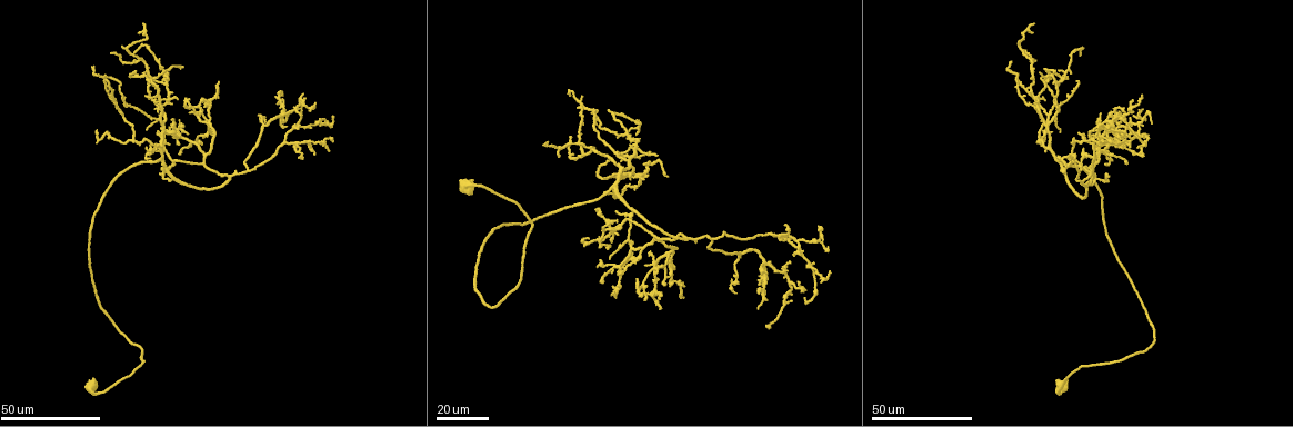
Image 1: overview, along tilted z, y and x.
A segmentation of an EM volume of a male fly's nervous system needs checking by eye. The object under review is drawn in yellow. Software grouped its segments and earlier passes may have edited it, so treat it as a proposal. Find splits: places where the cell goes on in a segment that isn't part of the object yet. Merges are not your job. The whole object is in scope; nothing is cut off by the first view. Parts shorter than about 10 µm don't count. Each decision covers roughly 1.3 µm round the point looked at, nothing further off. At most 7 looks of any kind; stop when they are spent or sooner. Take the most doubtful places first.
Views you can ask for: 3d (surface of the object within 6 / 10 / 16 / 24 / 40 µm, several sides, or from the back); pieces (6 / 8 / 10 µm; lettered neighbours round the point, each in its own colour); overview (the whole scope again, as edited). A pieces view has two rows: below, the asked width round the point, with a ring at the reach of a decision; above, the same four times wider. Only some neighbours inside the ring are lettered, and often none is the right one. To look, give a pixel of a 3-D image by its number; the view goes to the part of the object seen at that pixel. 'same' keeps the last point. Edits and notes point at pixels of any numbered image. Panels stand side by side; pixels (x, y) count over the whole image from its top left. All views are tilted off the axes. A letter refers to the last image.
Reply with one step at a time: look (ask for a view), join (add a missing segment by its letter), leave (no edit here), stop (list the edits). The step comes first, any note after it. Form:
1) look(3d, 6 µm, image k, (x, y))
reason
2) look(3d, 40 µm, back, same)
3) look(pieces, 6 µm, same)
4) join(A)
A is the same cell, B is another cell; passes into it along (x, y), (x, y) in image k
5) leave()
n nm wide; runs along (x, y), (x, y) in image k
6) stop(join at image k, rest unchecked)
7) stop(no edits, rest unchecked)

look(3d, 40 µm, image 1, (1089, 181))

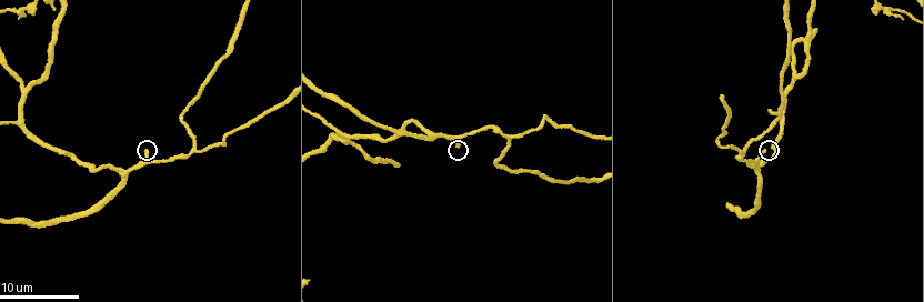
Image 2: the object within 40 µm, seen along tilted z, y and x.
look(pieces, 10 µm, image 2, (764, 152))
what lies round it

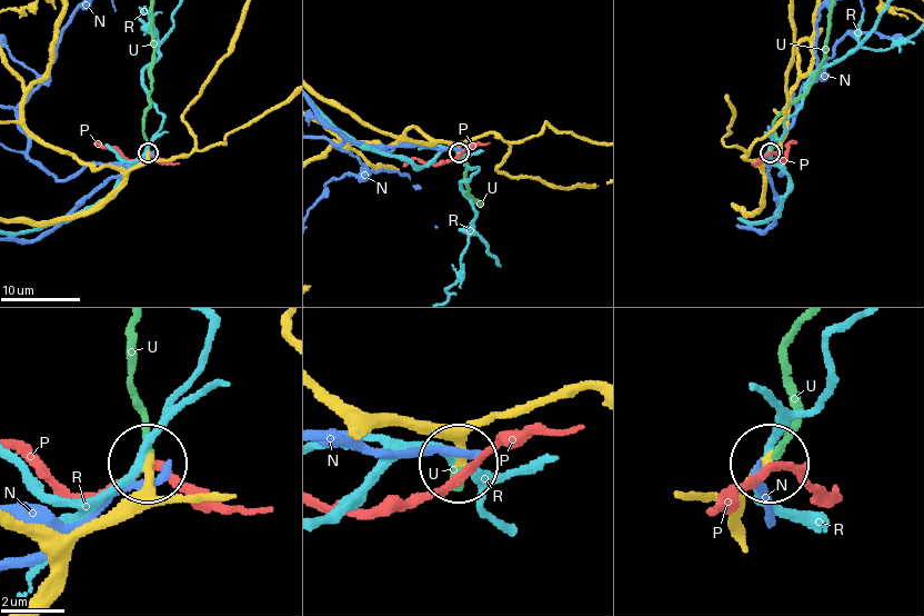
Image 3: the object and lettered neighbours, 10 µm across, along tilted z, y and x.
join(U)
U is the same cell, N, P and R are other cells; passes into it along (132, 169), (148, 148), (143, 122), (152, 80), (150, 30) in image 3; it goes on there

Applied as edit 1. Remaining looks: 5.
look(overview)

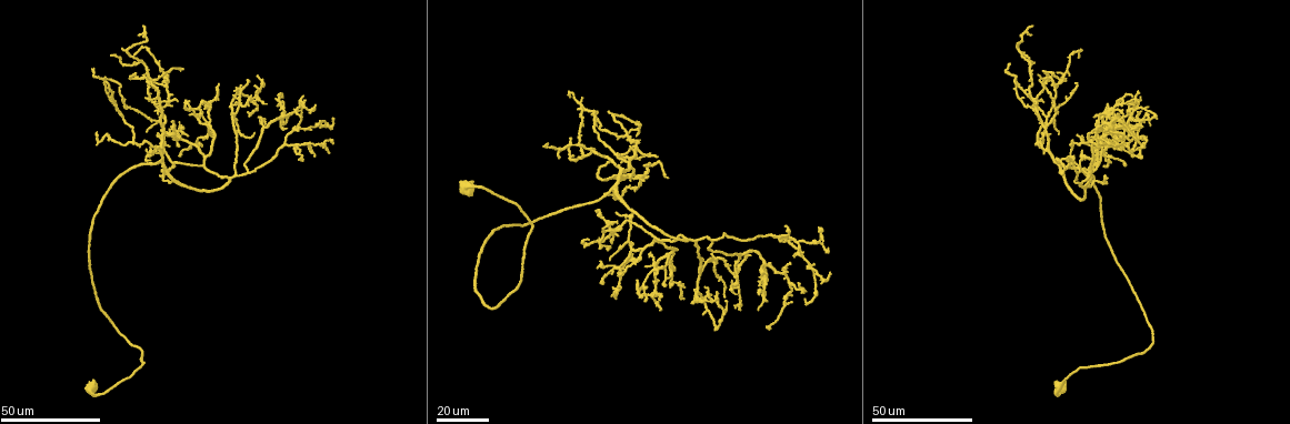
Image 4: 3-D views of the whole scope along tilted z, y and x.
look(3d, 24 µm, image 4, (147, 98))
branch stops here

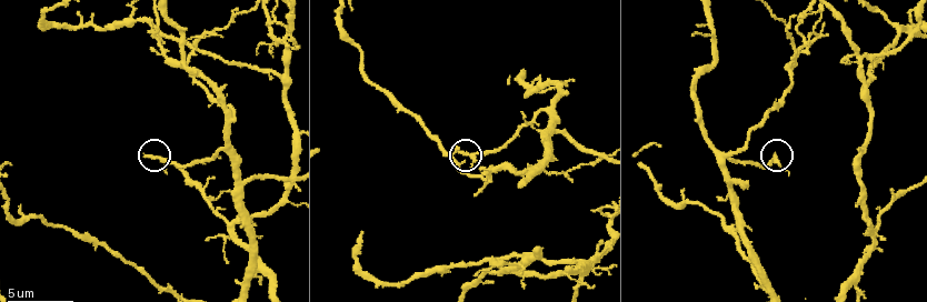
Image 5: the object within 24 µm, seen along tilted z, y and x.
look(3d, 6 µm, image 5, (773, 153))
zoom in

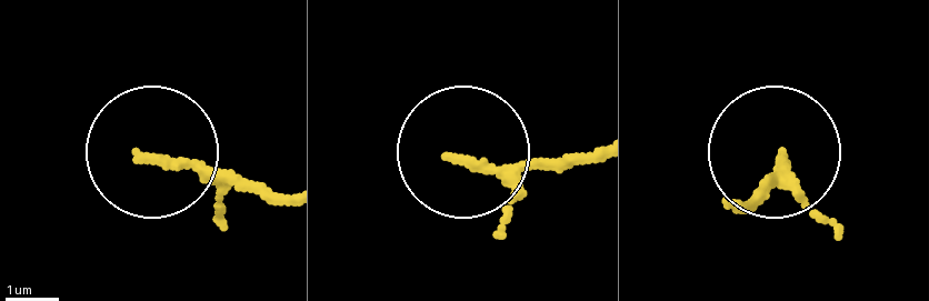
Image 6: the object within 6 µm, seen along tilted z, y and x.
look(pieces, 8 µm, image 6, (454, 154))
what lies round it

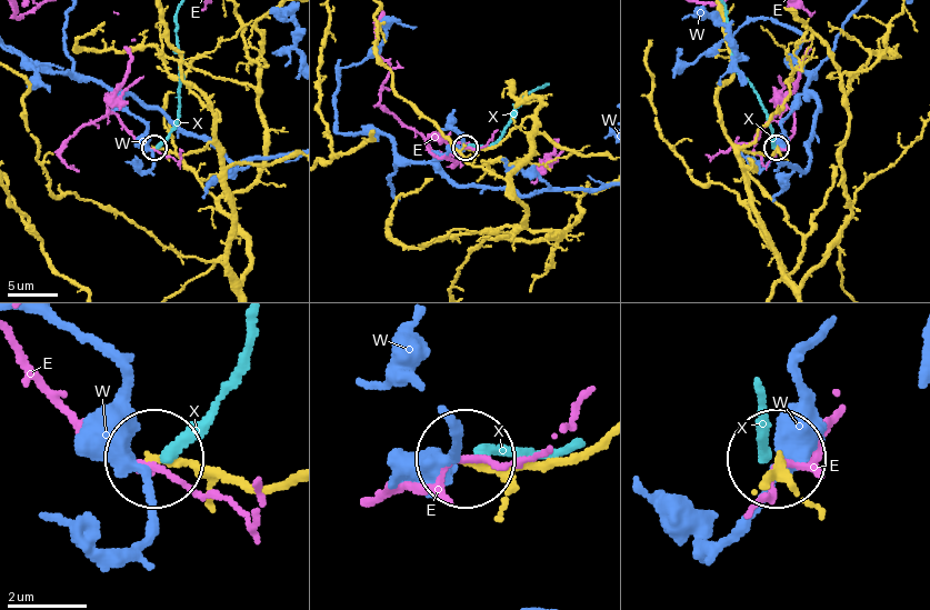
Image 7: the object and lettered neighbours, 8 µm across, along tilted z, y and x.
leave()
E, W and X are other cells; runs along (233, 222), (218, 148), (209, 143), (183, 156), (156, 148) in image 7; none of them fits

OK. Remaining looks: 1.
stop(join at image 3, rest unchecked)

